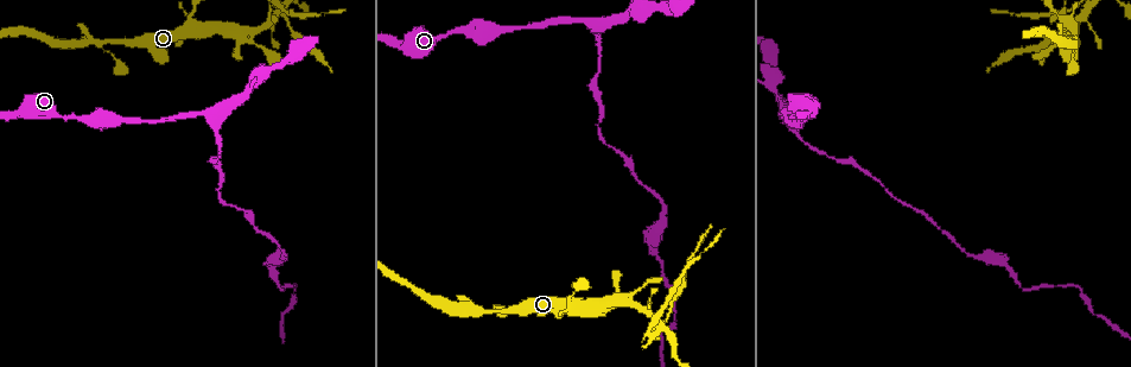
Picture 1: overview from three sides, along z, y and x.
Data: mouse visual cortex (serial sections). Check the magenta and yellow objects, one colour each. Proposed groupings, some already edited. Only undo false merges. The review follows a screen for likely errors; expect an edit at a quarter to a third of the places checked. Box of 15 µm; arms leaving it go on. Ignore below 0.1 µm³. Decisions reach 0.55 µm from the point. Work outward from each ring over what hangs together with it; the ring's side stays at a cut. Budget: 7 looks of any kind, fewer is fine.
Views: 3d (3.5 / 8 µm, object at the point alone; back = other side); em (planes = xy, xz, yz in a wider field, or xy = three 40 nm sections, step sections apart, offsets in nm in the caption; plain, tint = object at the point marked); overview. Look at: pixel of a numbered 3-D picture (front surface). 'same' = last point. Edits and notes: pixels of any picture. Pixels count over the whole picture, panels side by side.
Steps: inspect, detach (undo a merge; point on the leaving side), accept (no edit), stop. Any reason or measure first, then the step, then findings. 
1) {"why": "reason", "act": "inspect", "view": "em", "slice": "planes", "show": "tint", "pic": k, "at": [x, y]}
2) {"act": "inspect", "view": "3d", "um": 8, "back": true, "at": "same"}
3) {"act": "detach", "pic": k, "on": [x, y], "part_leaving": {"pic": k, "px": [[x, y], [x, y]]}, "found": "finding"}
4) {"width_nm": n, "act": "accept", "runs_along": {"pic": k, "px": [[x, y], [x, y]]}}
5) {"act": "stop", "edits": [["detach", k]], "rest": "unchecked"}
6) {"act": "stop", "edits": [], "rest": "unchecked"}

{"why": "small branch off a trunk", "act": "inspect", "view": "3d", "um": 3.5, "pic": 1, "at": [662, 323]}

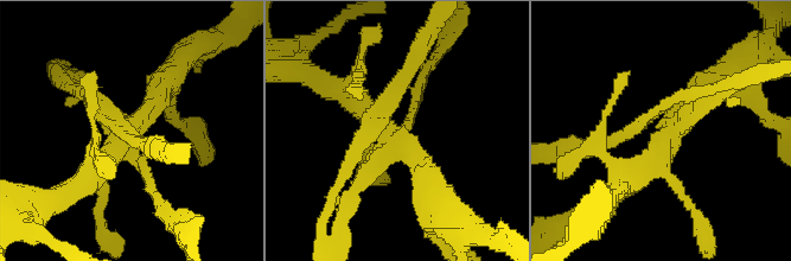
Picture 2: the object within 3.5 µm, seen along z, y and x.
{"act": "inspect", "view": "em", "slice": "xy", "step": 2, "show": "tint", "pic": 2, "at": [386, 139]}

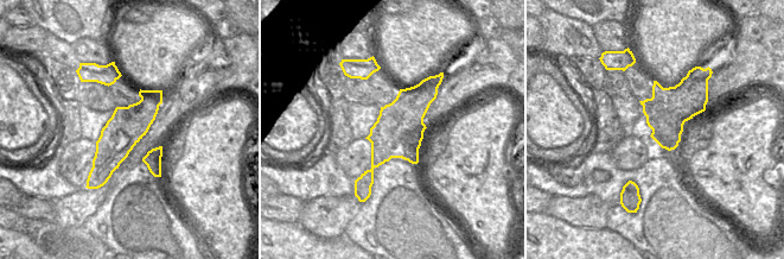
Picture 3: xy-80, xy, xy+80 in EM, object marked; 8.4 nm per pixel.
{"act": "detach", "pic": 2, "on": [349, 153], "found": "a second cell is stuck on"}

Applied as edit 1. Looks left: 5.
{"act": "inspect", "view": "overview"}

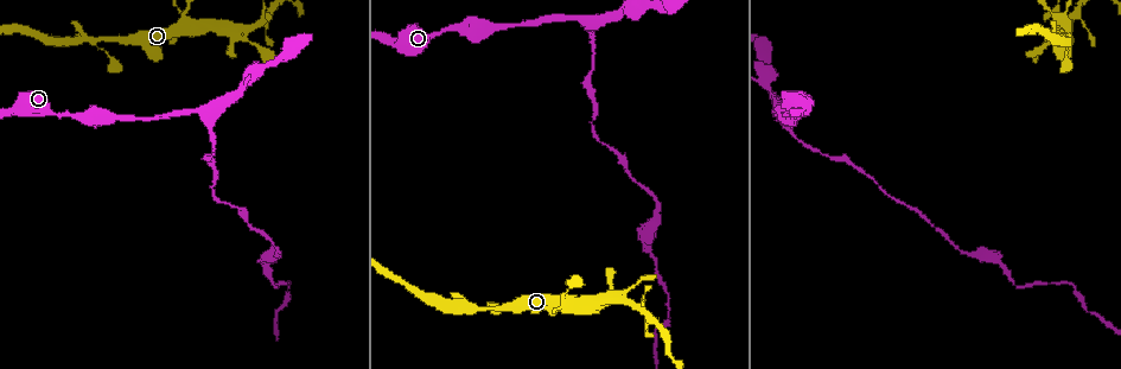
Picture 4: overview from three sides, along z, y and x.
{"why": "arms part here", "act": "inspect", "view": "3d", "um": 3.5, "pic": 4, "at": [93, 42]}

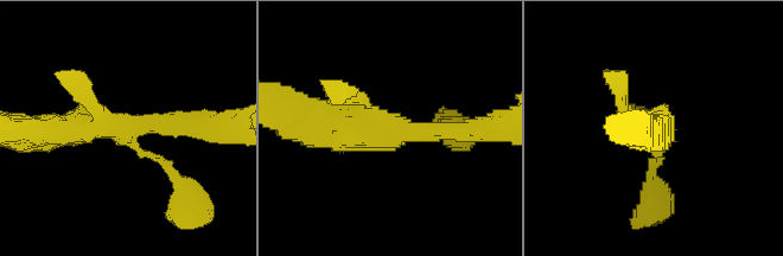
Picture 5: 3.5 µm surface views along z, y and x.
{"why": "now the EM", "act": "inspect", "view": "em", "slice": "xy", "step": 1, "show": "tint", "pic": 5, "at": [128, 126]}

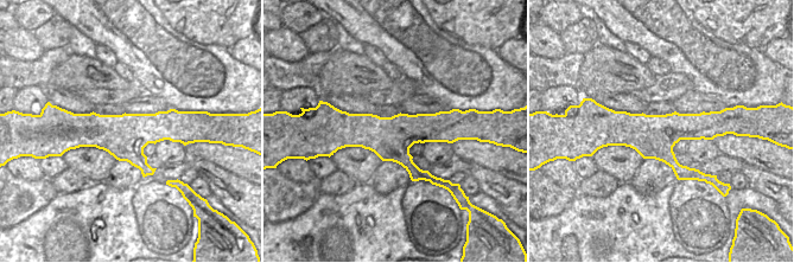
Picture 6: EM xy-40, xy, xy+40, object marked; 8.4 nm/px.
{"act": "accept", "runs_along": {"pic": 6, "px": [[68, 122], [191, 139]]}, "found": "one cell here"}

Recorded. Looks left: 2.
{"act": "stop", "edits": [["detach", 2]], "rest": "unchecked"}

